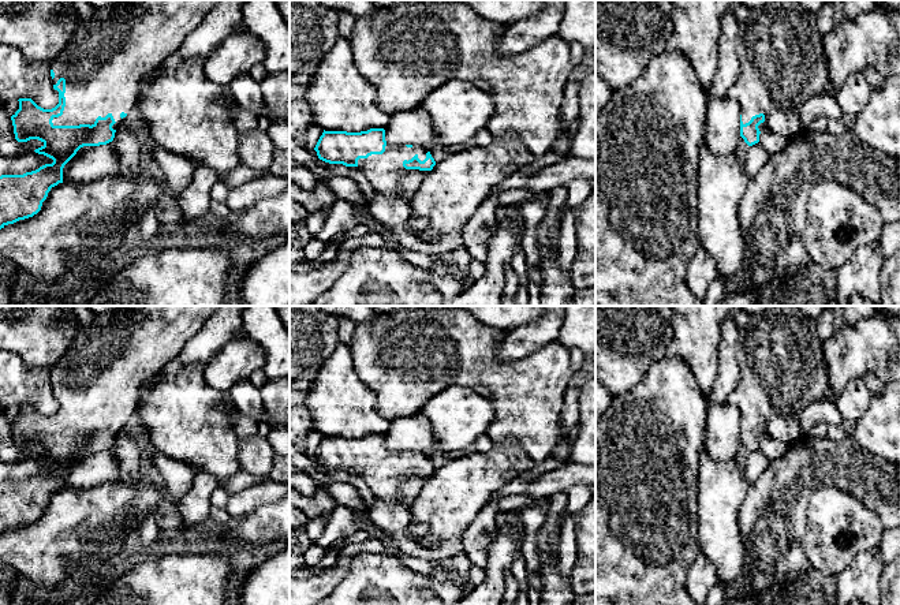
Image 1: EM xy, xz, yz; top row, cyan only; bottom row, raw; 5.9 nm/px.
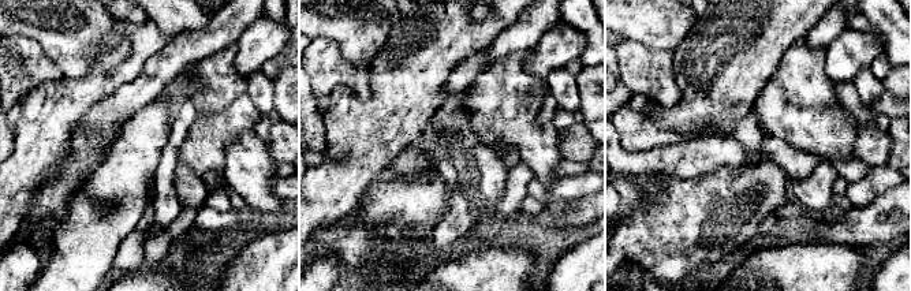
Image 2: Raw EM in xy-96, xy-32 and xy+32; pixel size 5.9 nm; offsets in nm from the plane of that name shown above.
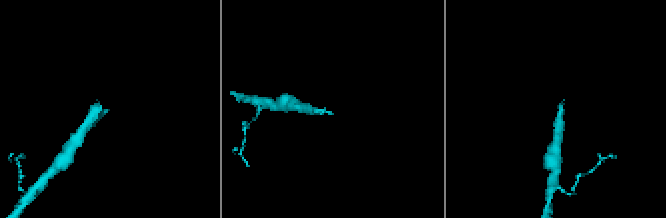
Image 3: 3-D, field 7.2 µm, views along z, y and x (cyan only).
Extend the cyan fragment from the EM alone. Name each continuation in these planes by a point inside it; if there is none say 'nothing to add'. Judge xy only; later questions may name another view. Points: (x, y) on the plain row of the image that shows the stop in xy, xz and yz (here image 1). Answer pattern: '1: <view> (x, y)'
1: xy (107, 363)

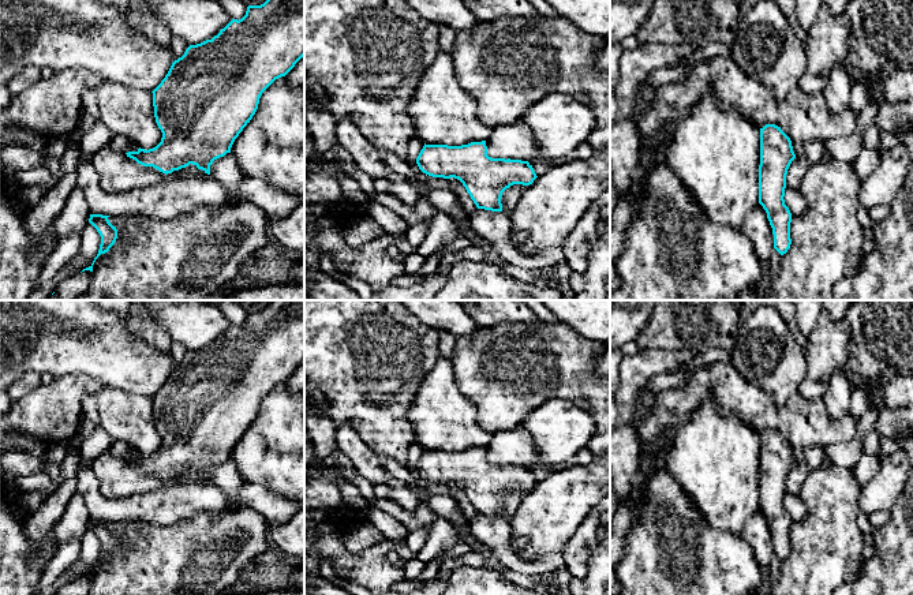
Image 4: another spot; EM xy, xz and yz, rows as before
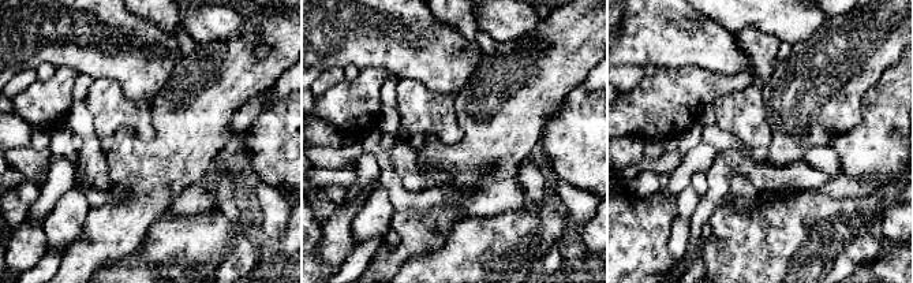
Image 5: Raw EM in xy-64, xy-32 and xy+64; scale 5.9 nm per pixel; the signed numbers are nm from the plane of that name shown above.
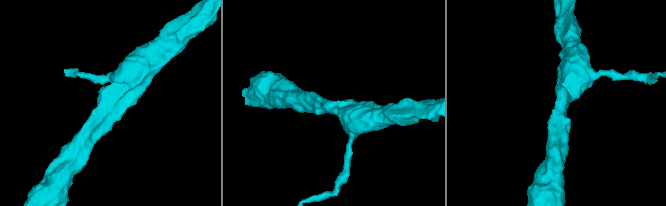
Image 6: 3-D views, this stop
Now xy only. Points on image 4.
nothing to add

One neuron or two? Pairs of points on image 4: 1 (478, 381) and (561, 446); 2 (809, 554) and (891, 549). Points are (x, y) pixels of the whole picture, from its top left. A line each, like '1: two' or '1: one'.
1: two
2: two

